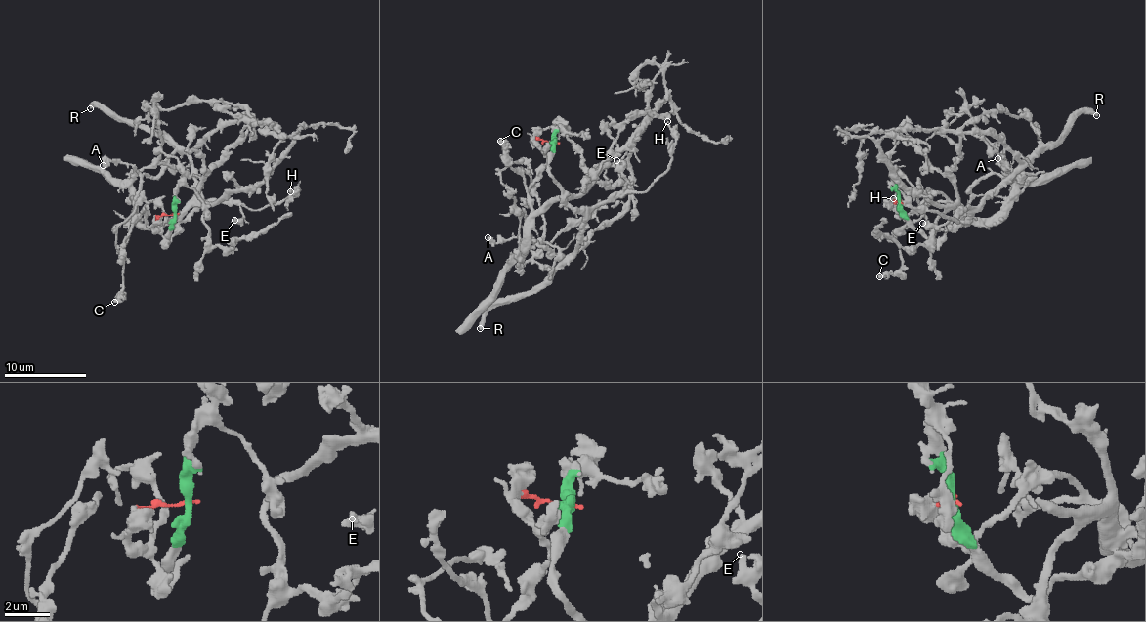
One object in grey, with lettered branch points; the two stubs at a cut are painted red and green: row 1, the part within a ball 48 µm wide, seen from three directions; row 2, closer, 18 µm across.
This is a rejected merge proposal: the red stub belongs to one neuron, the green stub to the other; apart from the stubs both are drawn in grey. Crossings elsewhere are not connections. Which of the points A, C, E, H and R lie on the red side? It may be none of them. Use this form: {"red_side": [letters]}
{"red_side": ["A", "C"]}

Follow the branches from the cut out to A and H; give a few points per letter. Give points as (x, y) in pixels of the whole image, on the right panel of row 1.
A: (900, 203), (907, 216), (937, 193), (971, 219), (991, 219), (1013, 187), (1003, 157), (997, 158)
H: (900, 203), (904, 217), (927, 235), (951, 228), (969, 210), (959, 214), (956, 224), (893, 198)

